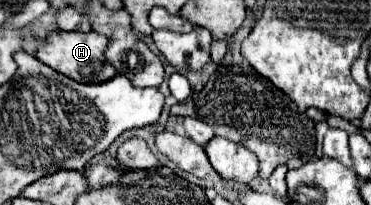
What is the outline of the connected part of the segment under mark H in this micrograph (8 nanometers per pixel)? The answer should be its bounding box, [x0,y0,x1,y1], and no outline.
[35,30,117,84]

